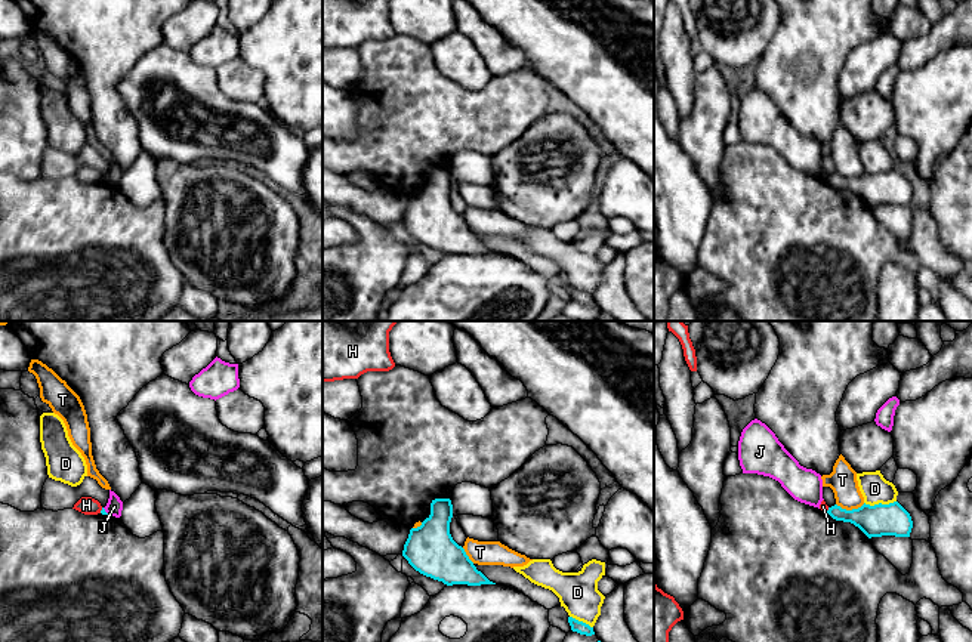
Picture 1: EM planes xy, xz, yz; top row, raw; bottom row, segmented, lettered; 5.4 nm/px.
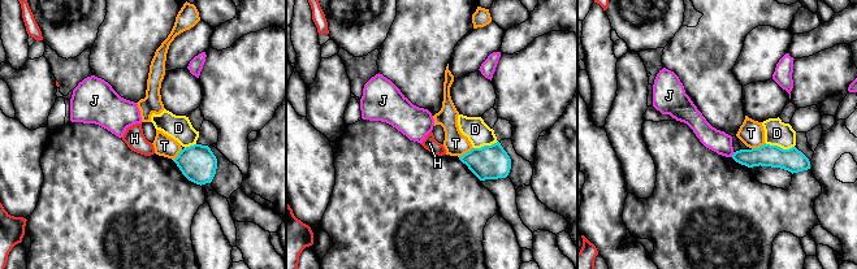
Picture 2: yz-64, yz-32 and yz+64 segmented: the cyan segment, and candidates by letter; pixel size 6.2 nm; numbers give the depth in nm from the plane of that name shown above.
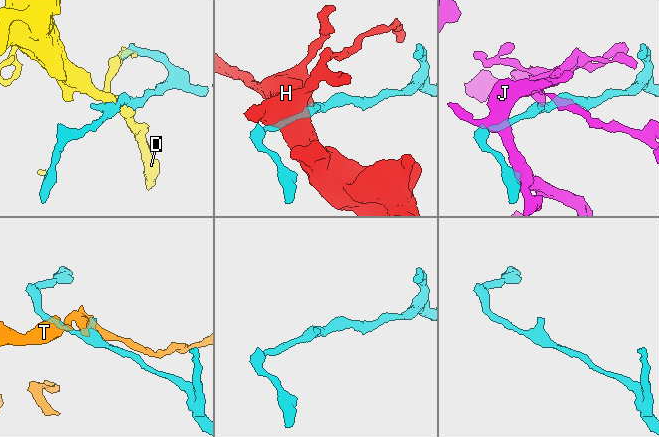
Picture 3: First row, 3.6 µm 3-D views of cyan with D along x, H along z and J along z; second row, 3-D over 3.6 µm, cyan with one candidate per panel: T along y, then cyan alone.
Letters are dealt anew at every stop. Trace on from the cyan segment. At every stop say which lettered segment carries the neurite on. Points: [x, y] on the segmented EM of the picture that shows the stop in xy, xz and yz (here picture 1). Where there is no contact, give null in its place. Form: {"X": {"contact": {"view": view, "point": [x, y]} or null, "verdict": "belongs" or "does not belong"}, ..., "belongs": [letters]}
{"D": {"contact": {"view": "yz", "point": [879, 503]}, "verdict": "does not belong"}, "H": {"contact": {"view": "xy", "point": [101, 511]}, "verdict": "does not belong"}, "J": {"contact": {"view": "xy", "point": [104, 511]}, "verdict": "does not belong"}, "T": {"contact": {"view": "yz", "point": [849, 511]}, "verdict": "does not belong"}, "belongs": []}

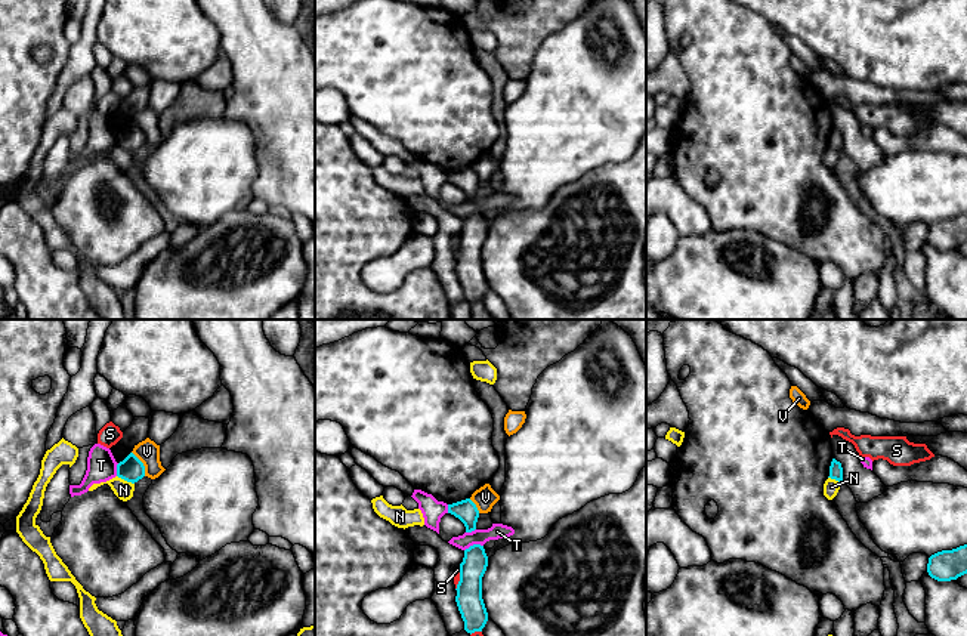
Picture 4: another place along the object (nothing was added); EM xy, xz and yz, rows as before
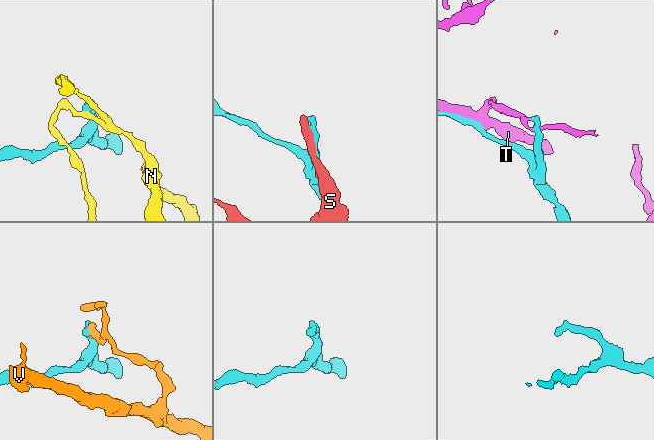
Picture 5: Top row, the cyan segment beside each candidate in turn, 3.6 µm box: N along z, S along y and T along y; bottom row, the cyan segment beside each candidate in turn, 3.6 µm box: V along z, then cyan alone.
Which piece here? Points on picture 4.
{"N": {"contact": {"view": "xy", "point": [126, 479]}, "verdict": "does not belong"}, "S": {"contact": {"view": "xz", "point": [460, 579]}, "verdict": "does not belong"}, "T": {"contact": {"view": "xz", "point": [473, 545]}, "verdict": "does not belong"}, "V": {"contact": {"view": "xy", "point": [142, 463]}, "verdict": "does not belong"}, "belongs": []}

